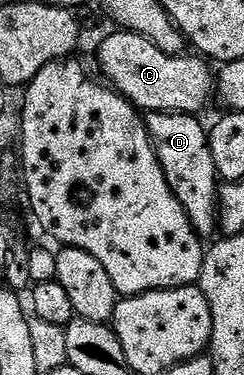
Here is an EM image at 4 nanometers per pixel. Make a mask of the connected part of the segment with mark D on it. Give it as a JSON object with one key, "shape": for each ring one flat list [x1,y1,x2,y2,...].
{"shape":[[149,112,145,123,151,135,151,144,155,148,157,158,161,162,161,170,165,174,165,182,169,182,169,190,181,202,193,230,201,237,214,237,219,222,219,190,221,181,219,171,213,162,213,150,208,129,203,128,198,115,187,116,183,112]]}

